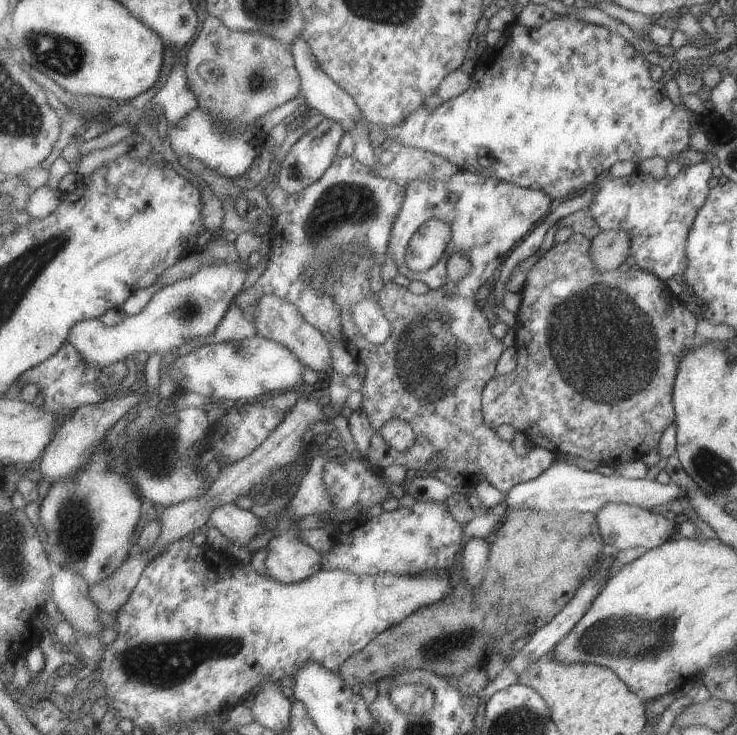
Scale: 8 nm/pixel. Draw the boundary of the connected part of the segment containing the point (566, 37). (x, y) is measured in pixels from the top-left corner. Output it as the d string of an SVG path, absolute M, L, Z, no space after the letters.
M558 15L540 28L528 28L517 20L505 30L502 40L496 46L489 46L486 52L477 58L476 68L472 73L475 77L475 85L468 92L445 101L435 110L424 107L397 127L385 126L386 138L395 138L402 147L418 147L445 156L466 171L502 179L521 187L545 190L554 198L572 198L582 190L582 186L594 184L596 176L600 176L604 170L608 170L618 160L620 162L632 160L639 164L643 160L660 156L670 161L674 155L690 149L688 145L690 121L692 120L690 112L687 112L686 106L683 104L675 106L664 90L660 92L660 90L651 88L655 82L650 77L650 65L645 53L636 50L620 33L600 25L586 23L582 19L573 18L572 15Z

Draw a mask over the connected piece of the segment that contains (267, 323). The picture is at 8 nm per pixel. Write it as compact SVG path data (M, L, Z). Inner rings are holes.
M278 295L265 296L258 304L255 316L252 320L257 324L260 335L270 340L288 346L294 354L297 354L306 367L316 372L328 372L334 364L333 348L331 342L319 328L308 322L298 306L280 298Z

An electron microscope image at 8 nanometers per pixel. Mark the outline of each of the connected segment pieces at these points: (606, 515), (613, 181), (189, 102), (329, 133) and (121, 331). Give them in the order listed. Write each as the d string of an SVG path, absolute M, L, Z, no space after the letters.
M608 503L602 509L598 509L596 516L609 551L621 551L637 546L653 549L667 540L677 538L677 524L673 520L668 520L662 514L654 514L651 510L636 505Z
M702 161L681 170L676 177L654 177L636 170L625 177L608 174L599 183L593 203L588 207L602 231L623 230L631 234L631 255L641 269L662 280L683 275L689 230L708 196L708 180L713 166Z
M177 56L168 84L153 98L154 105L162 105L168 118L169 126L179 125L180 119L199 108L199 100L189 86L187 60Z
M324 119L316 128L310 129L287 154L282 166L277 183L282 185L289 193L298 194L307 186L320 180L334 166L339 157L338 150L348 133L347 128L337 120Z
M241 260L205 266L196 276L164 287L142 314L127 316L124 322L114 326L102 323L100 318L83 320L73 328L69 340L91 365L106 368L126 358L134 358L140 352L165 355L192 340L208 338L216 332L236 298L247 288L252 267L255 266Z

